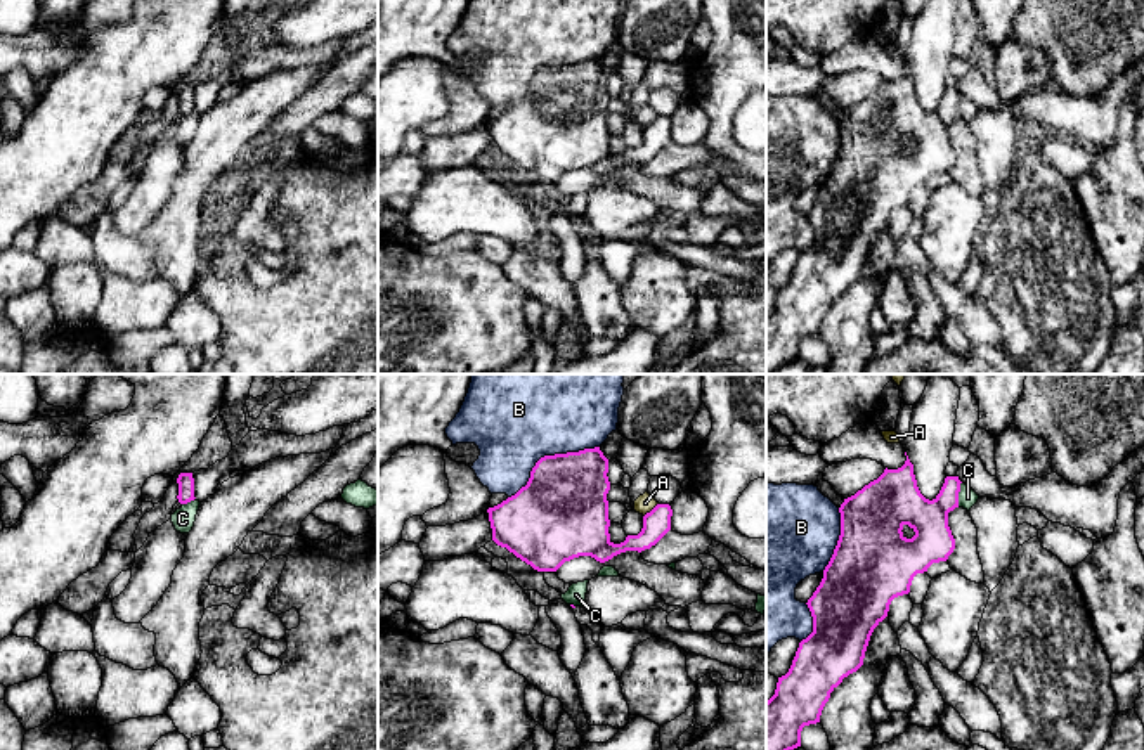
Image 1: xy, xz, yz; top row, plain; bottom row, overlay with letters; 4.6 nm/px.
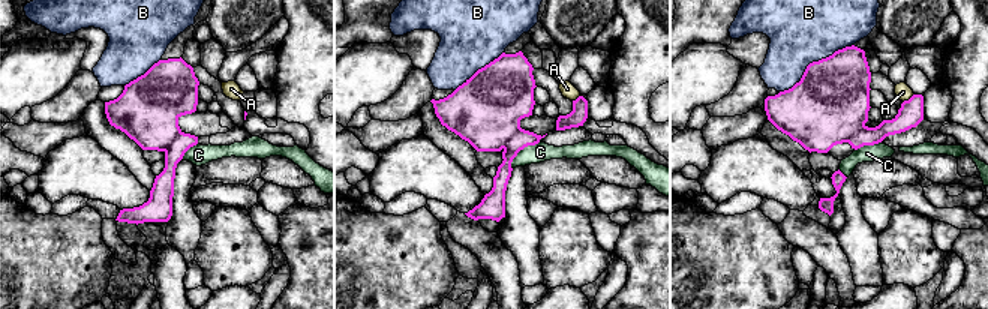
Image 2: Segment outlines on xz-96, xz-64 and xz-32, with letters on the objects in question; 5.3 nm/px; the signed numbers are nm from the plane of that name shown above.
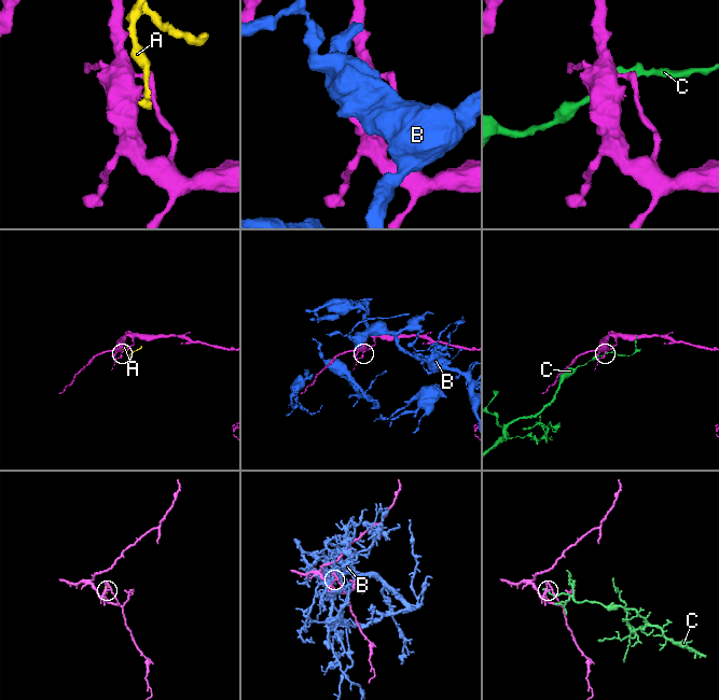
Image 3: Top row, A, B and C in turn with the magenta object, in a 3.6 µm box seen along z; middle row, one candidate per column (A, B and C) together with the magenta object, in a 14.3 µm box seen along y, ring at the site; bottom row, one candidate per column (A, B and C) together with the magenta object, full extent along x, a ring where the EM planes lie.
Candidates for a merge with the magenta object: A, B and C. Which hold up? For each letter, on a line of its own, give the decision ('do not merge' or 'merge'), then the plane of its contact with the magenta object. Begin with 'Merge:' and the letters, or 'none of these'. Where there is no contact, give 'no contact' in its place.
Merge: none of these
A: do not merge; meets magenta in xz
B: do not merge; meets magenta in xz
C: do not merge; meets magenta in yz

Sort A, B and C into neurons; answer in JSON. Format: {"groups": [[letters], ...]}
{"groups": [["A"], ["B"], ["C"]]}

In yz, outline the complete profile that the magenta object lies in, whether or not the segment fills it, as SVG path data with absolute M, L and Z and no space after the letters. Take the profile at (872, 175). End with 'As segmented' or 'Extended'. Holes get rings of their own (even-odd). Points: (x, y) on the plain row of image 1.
M907 68L901 80L886 80L877 92L844 111L837 158L806 215L813 244L799 255L789 284L778 289L775 307L766 314L766 374L801 359L803 339L820 334L830 305L863 277L870 248L887 229L891 213L910 204L917 185L946 173L953 165L948 125L959 120L960 95L959 88L946 88L939 106L926 111Z. As segmented

